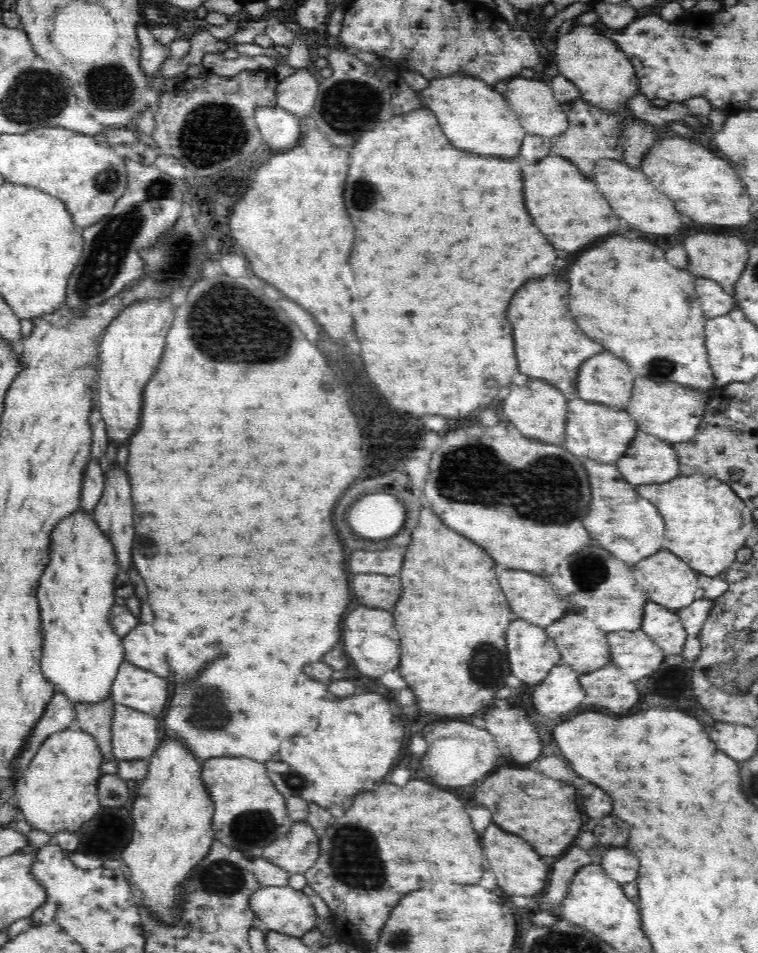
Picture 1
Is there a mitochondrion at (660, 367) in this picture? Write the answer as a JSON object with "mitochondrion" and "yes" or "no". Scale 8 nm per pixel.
{"mitochondrion":"yes"}

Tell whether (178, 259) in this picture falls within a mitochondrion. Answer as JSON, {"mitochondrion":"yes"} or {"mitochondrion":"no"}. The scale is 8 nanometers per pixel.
{"mitochondrion":"yes"}

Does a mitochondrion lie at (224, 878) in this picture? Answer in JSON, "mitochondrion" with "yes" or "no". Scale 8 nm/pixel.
{"mitochondrion":"yes"}

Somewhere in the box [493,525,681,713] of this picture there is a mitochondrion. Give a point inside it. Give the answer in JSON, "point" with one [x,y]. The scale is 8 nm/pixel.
{"point":[590,573]}

